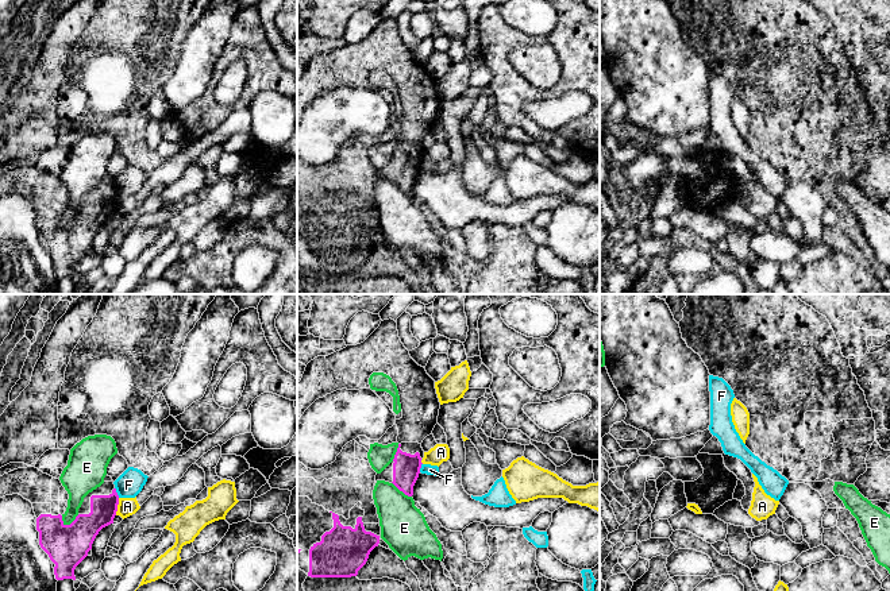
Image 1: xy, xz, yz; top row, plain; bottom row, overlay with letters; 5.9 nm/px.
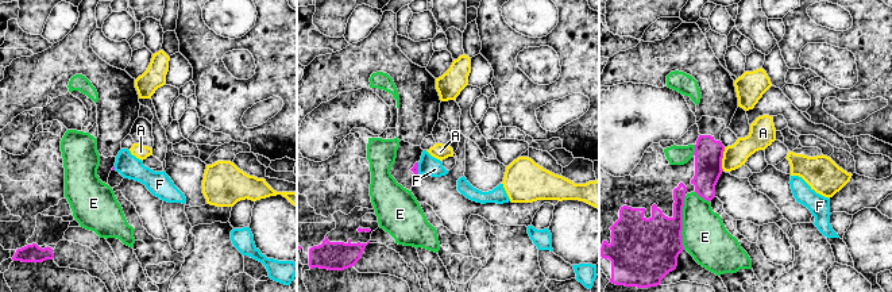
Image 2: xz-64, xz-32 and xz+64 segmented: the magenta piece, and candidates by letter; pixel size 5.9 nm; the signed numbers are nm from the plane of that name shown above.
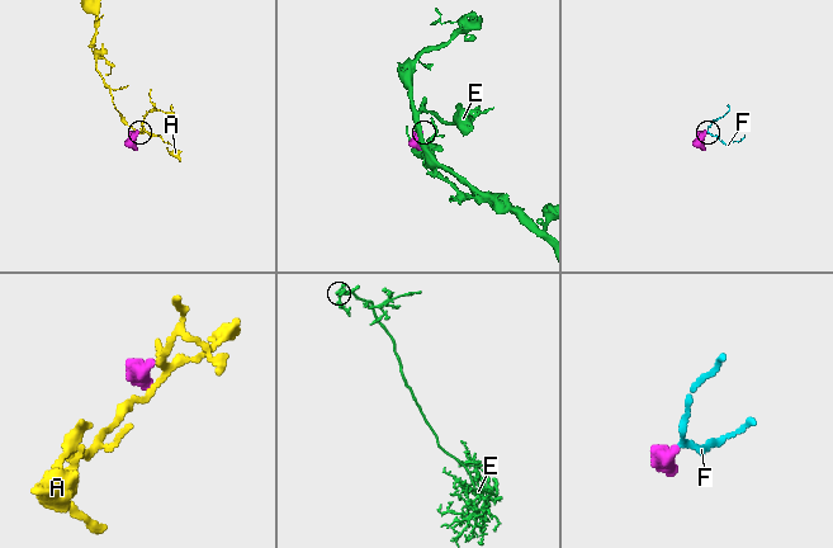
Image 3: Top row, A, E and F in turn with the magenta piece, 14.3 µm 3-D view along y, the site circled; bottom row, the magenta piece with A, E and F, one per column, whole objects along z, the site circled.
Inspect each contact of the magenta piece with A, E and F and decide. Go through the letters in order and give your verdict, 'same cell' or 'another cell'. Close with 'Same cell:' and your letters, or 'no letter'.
A: another cell
E: another cell
F: another cell
Same cell: no letter

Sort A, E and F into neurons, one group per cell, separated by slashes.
A / E / F

